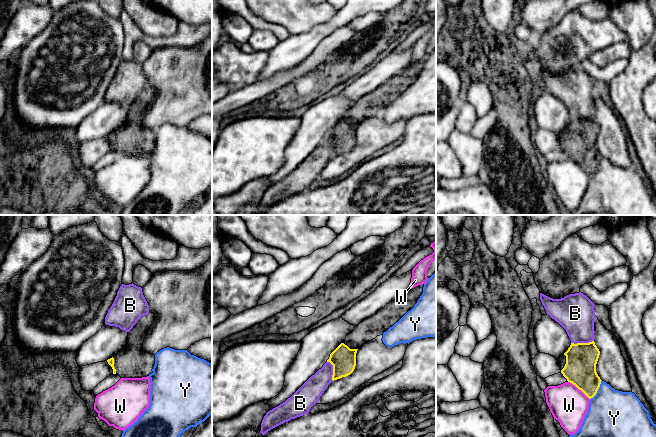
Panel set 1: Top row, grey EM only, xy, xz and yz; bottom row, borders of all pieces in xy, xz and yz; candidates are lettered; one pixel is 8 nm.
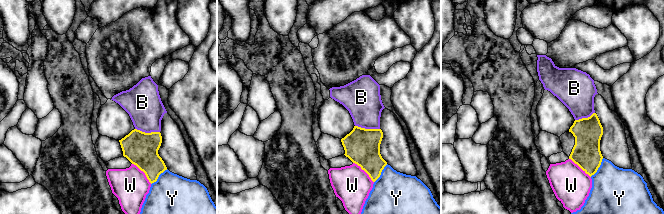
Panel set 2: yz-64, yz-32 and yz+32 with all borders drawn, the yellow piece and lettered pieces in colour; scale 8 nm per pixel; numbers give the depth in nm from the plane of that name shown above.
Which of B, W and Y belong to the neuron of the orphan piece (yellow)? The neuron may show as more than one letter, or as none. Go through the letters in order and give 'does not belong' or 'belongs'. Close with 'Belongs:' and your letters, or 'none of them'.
B: does not belong
W: does not belong
Y: does not belong
Belongs: none of them

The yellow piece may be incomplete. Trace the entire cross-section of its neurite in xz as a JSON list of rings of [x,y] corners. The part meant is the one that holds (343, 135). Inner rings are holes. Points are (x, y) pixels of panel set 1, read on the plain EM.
[[[424,60],[410,65],[401,74],[390,78],[380,87],[354,103],[327,136],[333,141],[333,157],[346,153],[354,147],[357,126],[364,119],[383,111],[410,87],[422,71],[423,63]]]

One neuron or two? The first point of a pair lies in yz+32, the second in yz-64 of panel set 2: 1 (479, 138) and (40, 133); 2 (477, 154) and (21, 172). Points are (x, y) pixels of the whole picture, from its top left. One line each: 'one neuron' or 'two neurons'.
1: one neuron
2: two neurons

